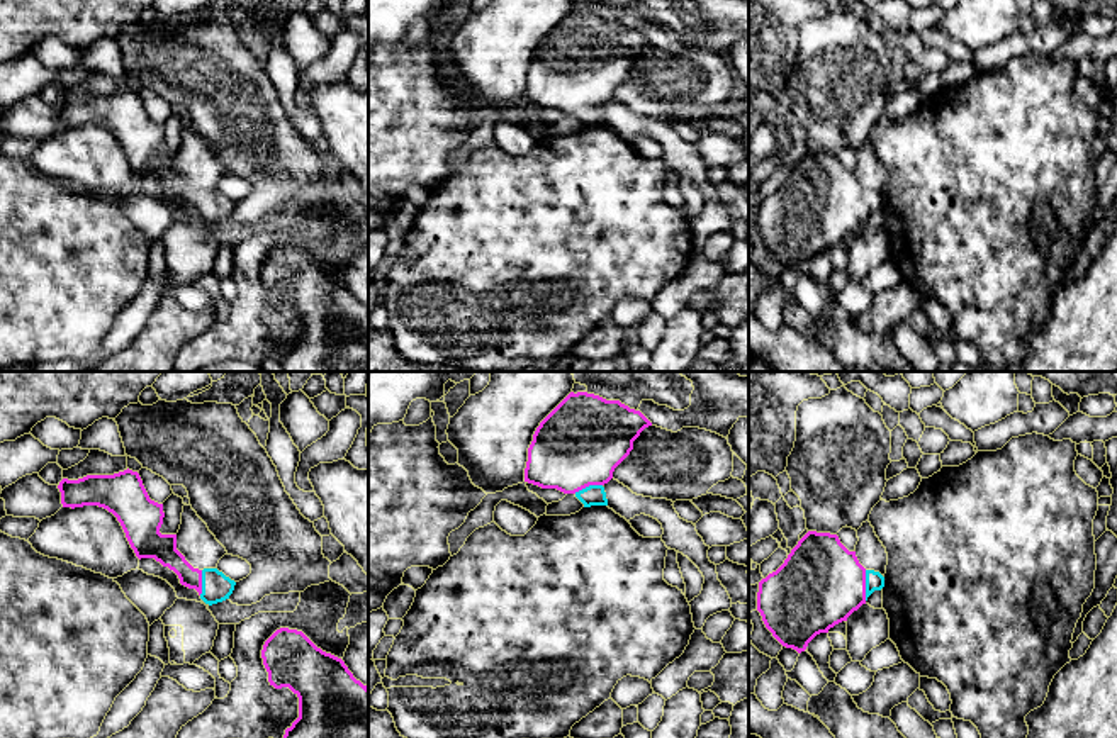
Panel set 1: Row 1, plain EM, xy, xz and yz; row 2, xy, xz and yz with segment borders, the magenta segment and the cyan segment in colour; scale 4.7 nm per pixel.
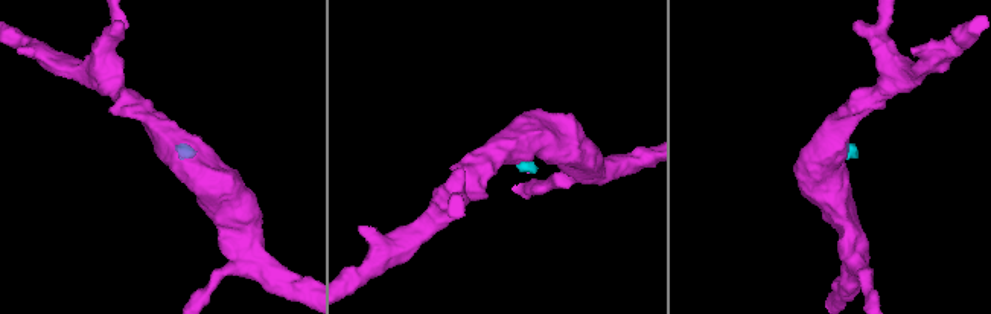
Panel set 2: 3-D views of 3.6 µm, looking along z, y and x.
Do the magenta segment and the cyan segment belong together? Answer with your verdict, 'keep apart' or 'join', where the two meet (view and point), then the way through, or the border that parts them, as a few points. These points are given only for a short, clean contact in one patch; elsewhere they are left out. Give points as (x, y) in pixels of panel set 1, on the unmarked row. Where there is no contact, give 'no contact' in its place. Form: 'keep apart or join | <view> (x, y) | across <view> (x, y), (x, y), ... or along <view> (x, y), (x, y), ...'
join | yz (864, 206) | across yz (820, 204), (864, 206), (875, 201)

